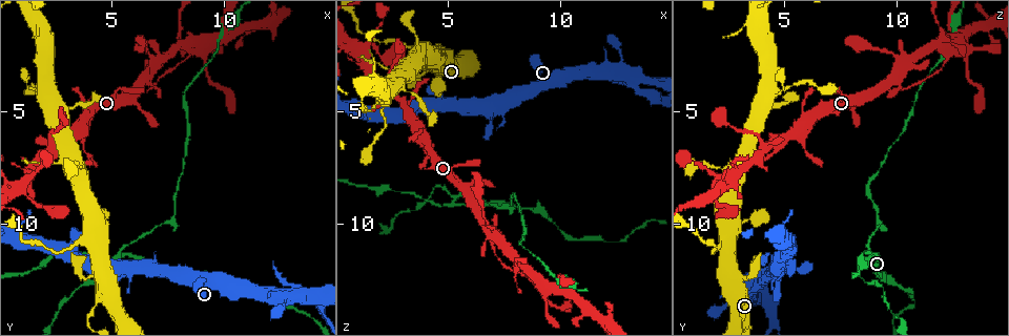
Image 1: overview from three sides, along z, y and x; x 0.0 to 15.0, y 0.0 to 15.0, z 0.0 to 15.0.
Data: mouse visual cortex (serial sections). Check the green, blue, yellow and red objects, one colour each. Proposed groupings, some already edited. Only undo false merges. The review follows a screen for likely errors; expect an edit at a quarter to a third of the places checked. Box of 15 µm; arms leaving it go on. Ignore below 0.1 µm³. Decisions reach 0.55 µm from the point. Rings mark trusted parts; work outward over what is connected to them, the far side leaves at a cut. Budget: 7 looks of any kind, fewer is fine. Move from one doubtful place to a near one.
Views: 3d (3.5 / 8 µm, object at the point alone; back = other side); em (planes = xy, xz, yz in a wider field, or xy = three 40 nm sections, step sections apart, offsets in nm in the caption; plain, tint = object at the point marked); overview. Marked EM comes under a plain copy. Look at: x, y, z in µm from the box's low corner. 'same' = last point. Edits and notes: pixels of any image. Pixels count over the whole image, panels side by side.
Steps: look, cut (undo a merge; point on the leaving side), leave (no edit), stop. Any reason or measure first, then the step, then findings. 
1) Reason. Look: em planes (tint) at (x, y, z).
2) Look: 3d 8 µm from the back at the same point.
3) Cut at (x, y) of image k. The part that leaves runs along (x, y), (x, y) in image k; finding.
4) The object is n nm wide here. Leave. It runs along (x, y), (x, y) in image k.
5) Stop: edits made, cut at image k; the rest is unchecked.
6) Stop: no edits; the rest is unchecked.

Look: 3d 3.5 µm at (5.3, 11.4, 9.1).

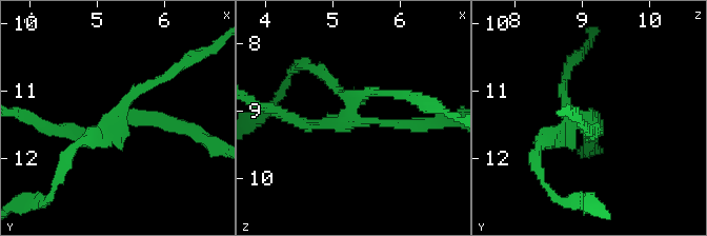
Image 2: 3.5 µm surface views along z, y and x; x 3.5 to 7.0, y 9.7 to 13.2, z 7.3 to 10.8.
Need the tissue. Look: em xy step 3 (tint) at (5.30, 11.40, 9.10).

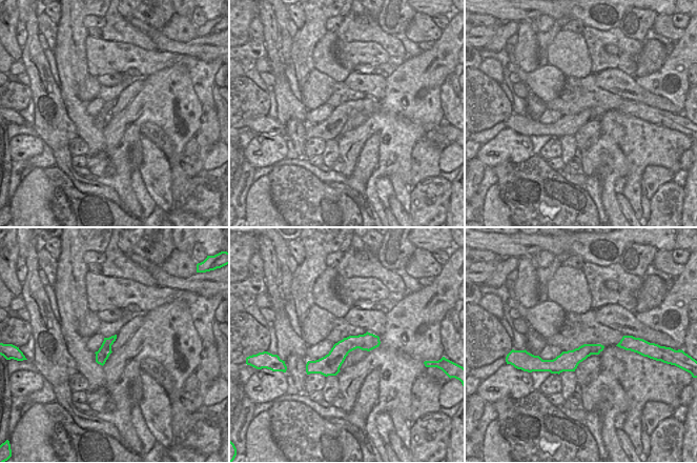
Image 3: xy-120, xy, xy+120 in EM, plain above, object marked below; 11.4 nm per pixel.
The object is 220 nm wide here. Cut at (135, 91) of image 2. The part that leaves runs along (115, 118), (137, 92), (192, 56) in image 2; two cells meet here.

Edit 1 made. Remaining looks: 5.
Thick turns thin. Look: 3d 8 µm at (4.1, 10.7, 2.3).

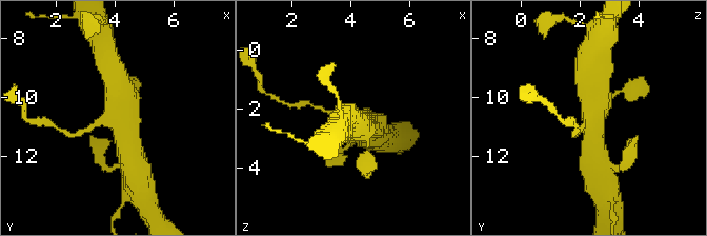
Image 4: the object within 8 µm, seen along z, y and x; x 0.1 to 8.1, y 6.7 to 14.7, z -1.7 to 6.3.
Look: 3d 3.5 µm from the back at (4.1, 10.7, 2.3).

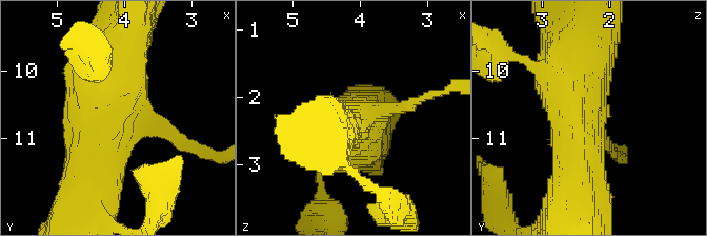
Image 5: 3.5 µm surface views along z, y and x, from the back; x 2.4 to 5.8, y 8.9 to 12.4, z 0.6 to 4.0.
Look: em planes (tint) at (4.05, 10.70, 2.35).

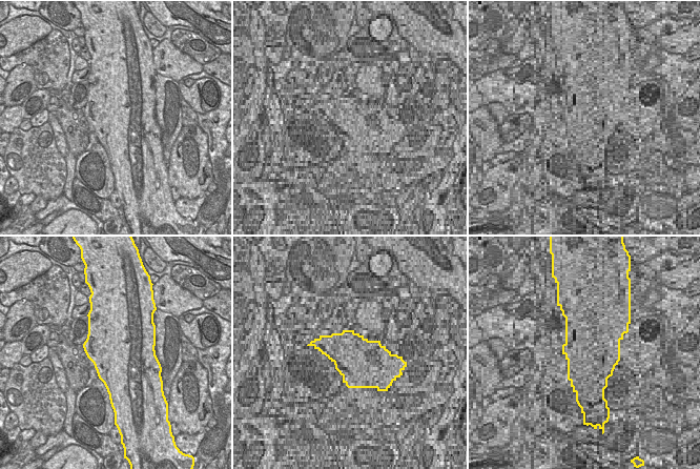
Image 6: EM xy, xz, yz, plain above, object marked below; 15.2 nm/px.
Leave. It runs along (92, 191), (110, 52) in image 5; one cell here.

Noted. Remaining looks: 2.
Small branch off a trunk. Look: 3d 3.5 µm at (8.2, 2.1, 11.7).

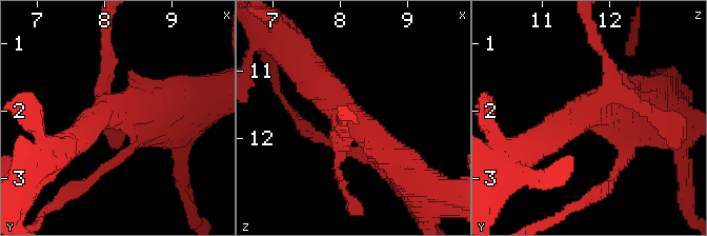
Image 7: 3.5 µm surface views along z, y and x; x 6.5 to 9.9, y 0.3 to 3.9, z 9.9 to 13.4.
Now the EM. Look: em xy step 5 (tint) at (8.15, 2.00, 11.70).

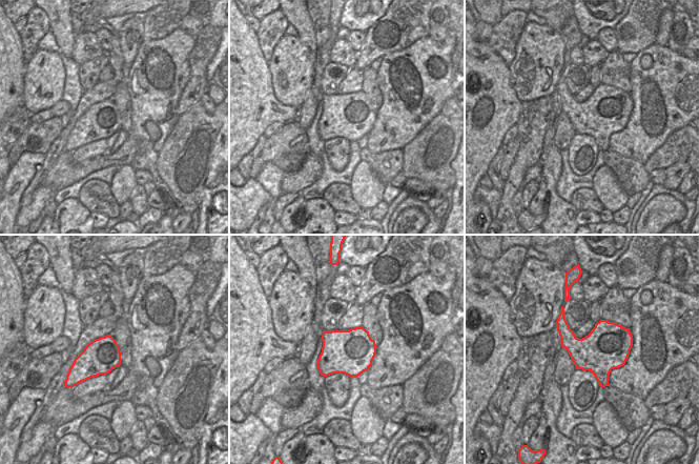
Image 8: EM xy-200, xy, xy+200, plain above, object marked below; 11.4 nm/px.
The object is 500 nm wide here. Leave. It runs along (306, 69), (401, 166) in image 7; all the same cell.

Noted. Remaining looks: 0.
Stop: edits made, cut at image 2; the rest is unchecked.

